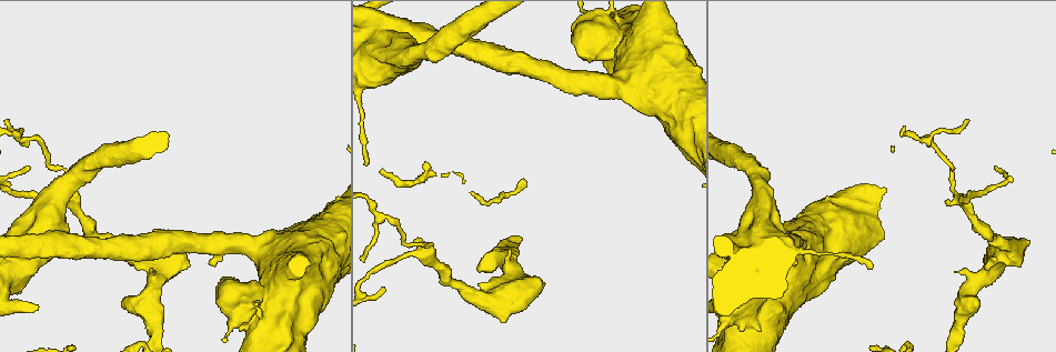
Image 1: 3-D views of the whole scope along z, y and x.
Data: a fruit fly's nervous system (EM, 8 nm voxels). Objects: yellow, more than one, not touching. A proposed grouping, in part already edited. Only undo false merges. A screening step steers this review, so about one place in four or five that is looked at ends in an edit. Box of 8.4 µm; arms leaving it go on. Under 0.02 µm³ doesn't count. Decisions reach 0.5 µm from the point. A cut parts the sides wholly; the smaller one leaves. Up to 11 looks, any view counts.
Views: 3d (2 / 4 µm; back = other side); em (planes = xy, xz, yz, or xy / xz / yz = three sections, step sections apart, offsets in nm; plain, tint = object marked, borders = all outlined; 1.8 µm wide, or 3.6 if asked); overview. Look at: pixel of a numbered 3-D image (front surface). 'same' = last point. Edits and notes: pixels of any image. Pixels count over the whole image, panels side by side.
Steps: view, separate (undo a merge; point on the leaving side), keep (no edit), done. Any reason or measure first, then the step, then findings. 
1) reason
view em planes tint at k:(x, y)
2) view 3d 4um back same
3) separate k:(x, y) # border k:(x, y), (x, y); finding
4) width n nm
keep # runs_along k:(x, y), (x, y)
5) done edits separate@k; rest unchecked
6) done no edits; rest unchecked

abrupt turn
view em planes tint at 1:(927, 139)

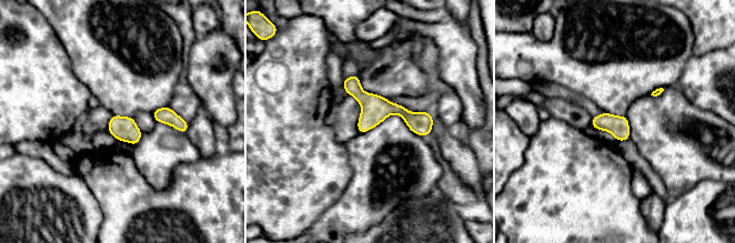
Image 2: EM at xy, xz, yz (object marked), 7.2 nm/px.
keep # runs_along 2:(345, 82), (375, 108), (430, 123); one neuron here

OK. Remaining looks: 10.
side arm on a straight run
view em planes plain at 1:(76, 205)

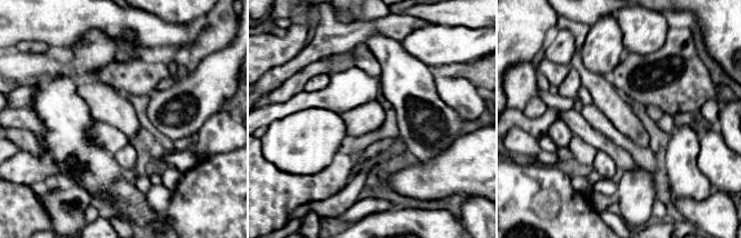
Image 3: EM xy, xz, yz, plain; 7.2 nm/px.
view em planes tint same

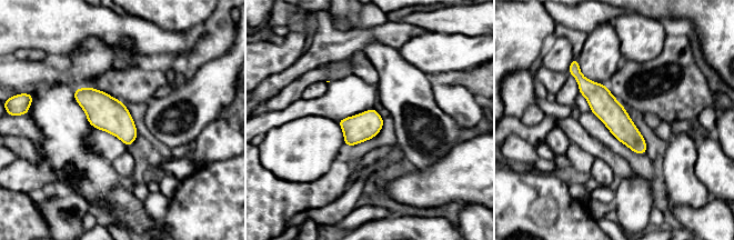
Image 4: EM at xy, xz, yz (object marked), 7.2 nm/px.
width 190 nm
keep # runs_along 4:(576, 72), (642, 151); one neuron here

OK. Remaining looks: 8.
closes a loop
view em 3.6um xy step 8 tint at 1:(51, 239)

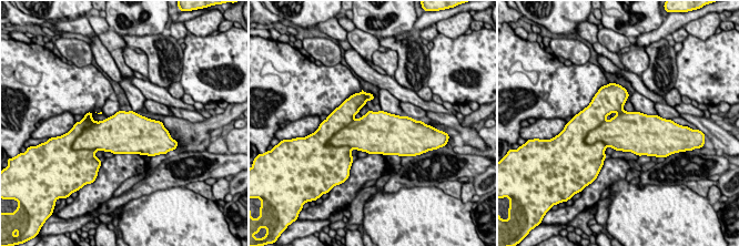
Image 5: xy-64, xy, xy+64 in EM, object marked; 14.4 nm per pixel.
view em 3.6um planes tint same

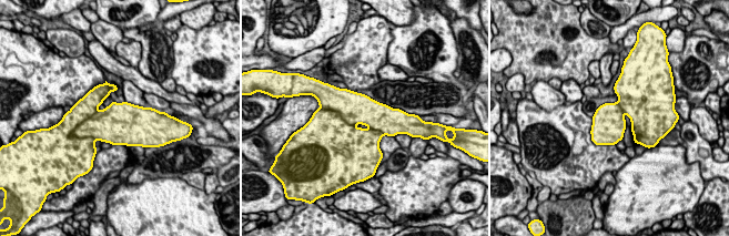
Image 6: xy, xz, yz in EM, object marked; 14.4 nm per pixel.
separate 6:(327, 126) # border 6:(327, 110), (337, 112), (353, 125); two neurons meet here

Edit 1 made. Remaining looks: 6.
sudden change in width
view em planes tint at 1:(655, 30)

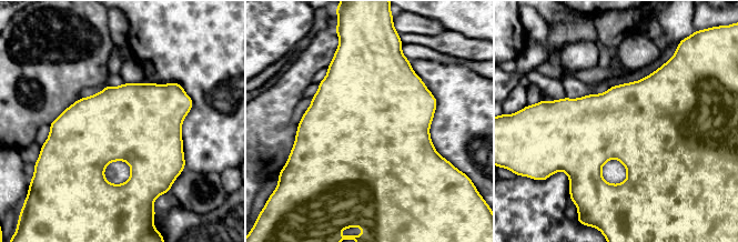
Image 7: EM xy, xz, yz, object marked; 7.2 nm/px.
width 600 nm
keep # continuous, no second neuron

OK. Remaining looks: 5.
done edits separate@6; rest unchecked

